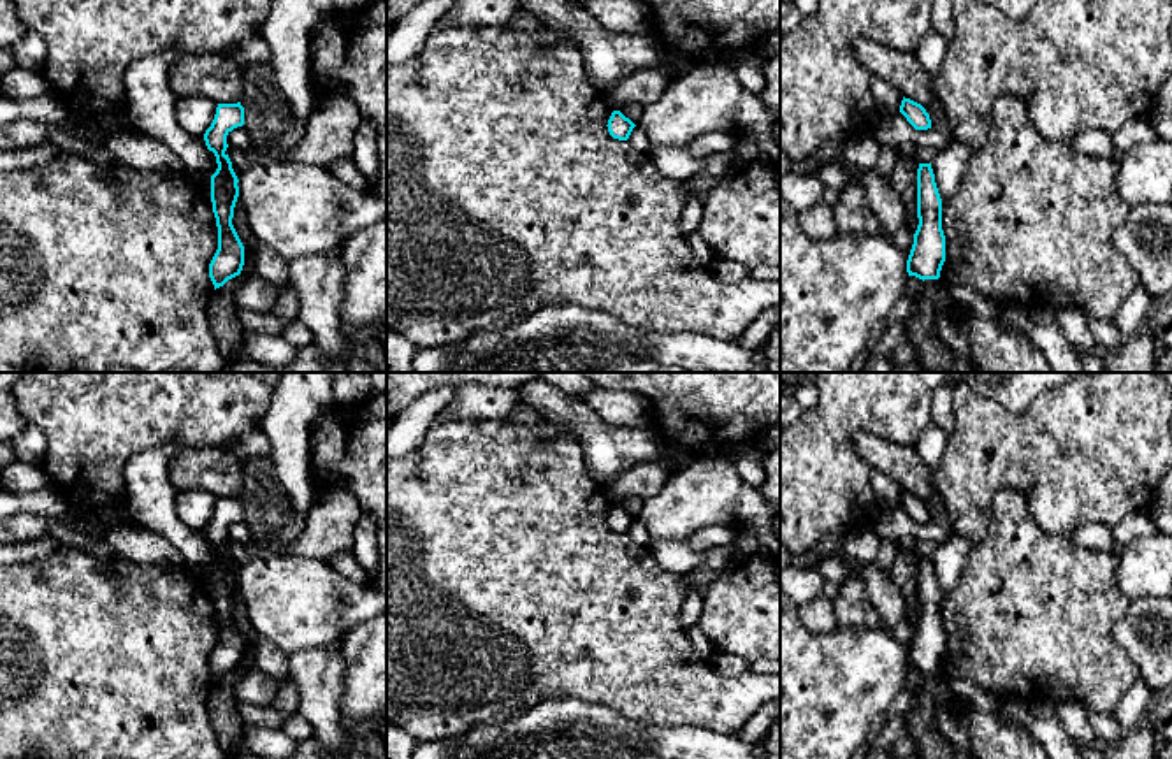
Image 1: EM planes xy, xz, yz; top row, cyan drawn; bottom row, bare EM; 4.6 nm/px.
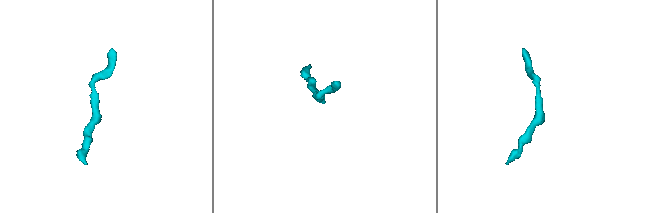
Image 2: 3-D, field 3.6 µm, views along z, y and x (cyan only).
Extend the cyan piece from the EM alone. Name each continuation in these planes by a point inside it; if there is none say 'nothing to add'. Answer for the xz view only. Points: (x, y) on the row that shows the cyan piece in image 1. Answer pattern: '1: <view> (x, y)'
nothing to add

